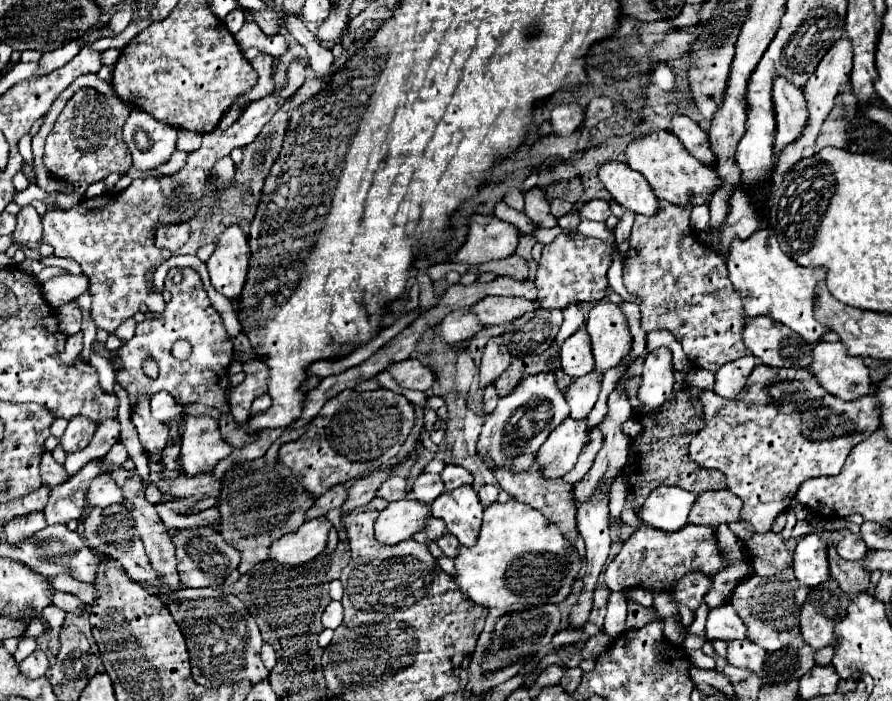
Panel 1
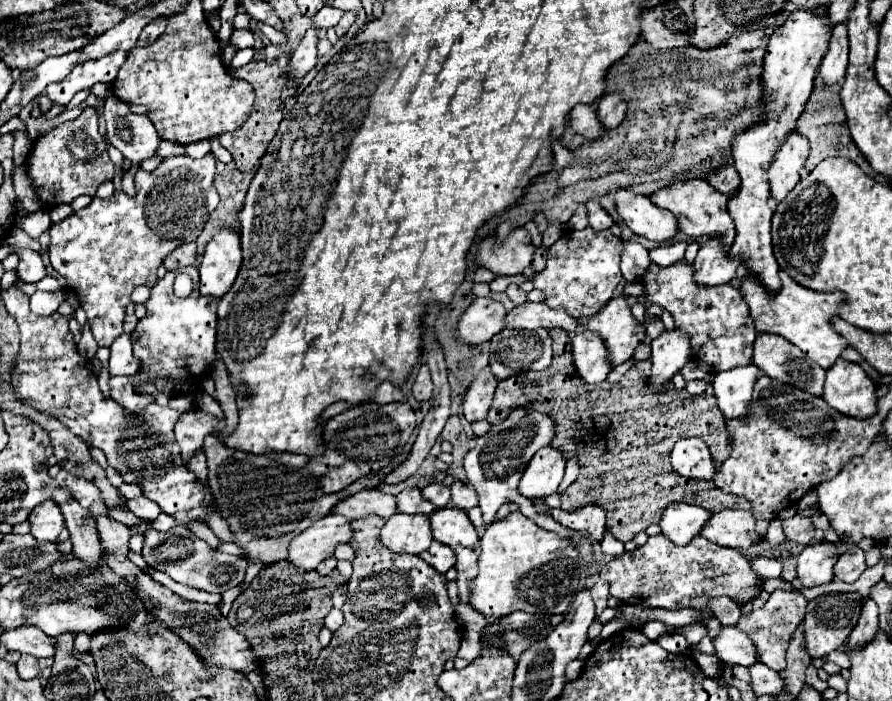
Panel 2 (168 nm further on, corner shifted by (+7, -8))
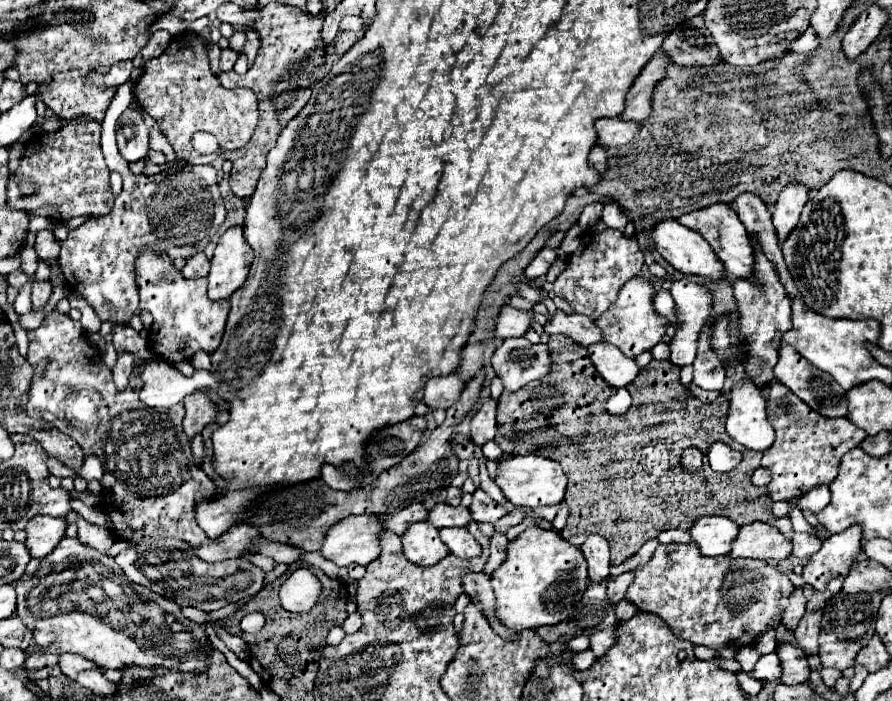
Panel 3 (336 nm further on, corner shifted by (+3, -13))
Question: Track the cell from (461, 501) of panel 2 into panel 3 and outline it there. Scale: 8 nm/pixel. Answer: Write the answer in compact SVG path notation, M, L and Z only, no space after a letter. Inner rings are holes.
M477 489L473 493L473 503L471 503L471 515L477 523L497 523L501 517L507 515L507 511L497 505L485 491Z

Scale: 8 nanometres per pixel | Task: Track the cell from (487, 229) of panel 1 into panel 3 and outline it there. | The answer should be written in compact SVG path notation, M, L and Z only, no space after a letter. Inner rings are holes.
M553 233L553 235L549 237L547 245L539 251L539 255L537 255L537 257L529 263L529 267L525 269L525 277L535 279L535 277L543 277L543 275L549 271L549 267L551 267L553 261L557 259L557 249L559 249L563 237L565 237L565 233Z

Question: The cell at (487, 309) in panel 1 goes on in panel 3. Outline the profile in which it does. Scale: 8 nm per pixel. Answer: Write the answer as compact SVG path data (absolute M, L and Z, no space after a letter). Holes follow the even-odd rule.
M557 309L557 313L551 317L551 321L545 325L545 331L549 335L553 333L563 333L567 337L571 337L573 341L577 341L579 345L583 347L589 347L593 343L599 343L603 341L603 335L601 335L601 329L595 325L593 319L585 317L585 315L579 315L579 313L573 313L573 315L567 315L563 311Z

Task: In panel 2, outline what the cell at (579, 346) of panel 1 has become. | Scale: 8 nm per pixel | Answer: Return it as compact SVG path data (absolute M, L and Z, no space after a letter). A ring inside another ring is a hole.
M585 330L577 332L571 344L573 344L573 364L577 376L581 376L581 380L587 384L603 382L611 370L611 366L607 364L607 352L603 340L597 334Z

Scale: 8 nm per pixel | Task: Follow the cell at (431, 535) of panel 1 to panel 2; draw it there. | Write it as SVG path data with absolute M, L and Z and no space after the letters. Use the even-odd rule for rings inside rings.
M431 542L429 550L421 552L419 558L423 558L425 562L429 562L441 574L445 574L451 566L455 566L455 554L453 554L453 550L449 546L445 546L445 544L441 544L441 542Z

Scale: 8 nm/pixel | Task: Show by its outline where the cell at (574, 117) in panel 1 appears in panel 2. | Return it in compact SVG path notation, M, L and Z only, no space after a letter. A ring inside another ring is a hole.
M577 104L569 114L569 124L575 130L575 134L581 134L581 136L585 136L589 140L599 138L605 132L601 122L597 120L595 108L589 106L589 104Z

